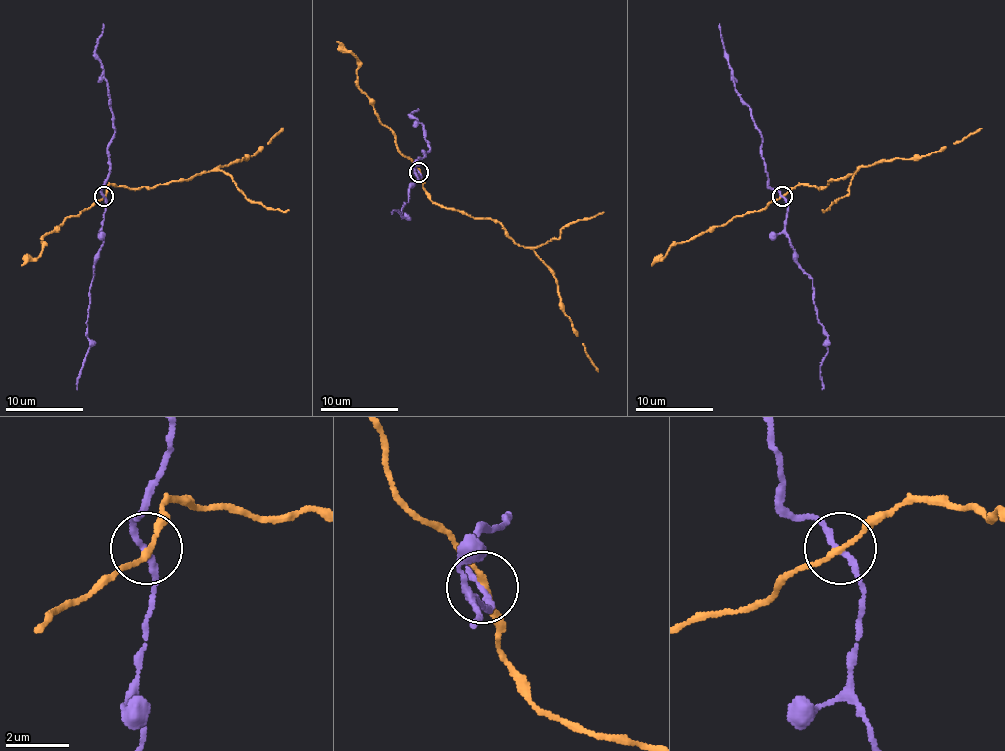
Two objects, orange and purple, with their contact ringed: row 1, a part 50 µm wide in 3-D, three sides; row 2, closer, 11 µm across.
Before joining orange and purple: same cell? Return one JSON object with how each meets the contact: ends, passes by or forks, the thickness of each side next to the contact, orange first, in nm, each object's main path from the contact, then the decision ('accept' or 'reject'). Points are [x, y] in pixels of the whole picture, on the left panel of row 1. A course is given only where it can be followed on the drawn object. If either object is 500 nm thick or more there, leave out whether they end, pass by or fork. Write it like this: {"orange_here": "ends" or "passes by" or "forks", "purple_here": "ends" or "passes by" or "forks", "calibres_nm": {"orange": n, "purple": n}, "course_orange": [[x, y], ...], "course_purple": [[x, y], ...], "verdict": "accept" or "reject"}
{"orange_here": "passes by", "purple_here": "passes by", "calibres_nm": {"orange": 140, "purple": 190}, "course_orange": [[103, 196], [109, 185], [130, 189], [150, 187], [181, 181], [244, 160], [283, 129]], "course_purple": [[103, 196], [103, 243], [94, 266], [88, 314], [90, 349], [76, 390]], "verdict": "accept"}

